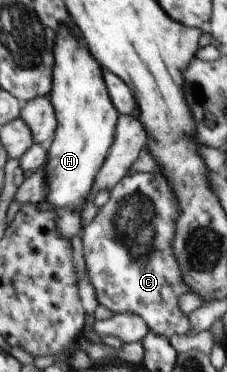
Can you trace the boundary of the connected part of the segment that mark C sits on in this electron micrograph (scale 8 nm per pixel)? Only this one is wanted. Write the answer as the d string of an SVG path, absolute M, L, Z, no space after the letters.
M131 172L125 176L110 192L109 201L99 209L99 213L94 219L86 226L83 227L83 247L85 250L86 264L88 265L88 275L95 292L97 293L97 301L106 308L112 309L116 314L122 314L127 312L133 312L140 315L149 324L150 331L153 330L155 333L166 335L169 339L173 335L192 334L191 323L189 323L189 317L179 309L179 297L185 295L187 292L192 290L188 286L188 283L184 280L183 270L180 266L180 261L177 259L176 253L174 252L174 243L176 239L176 223L179 220L179 204L175 199L175 193L171 191L167 179L161 175L161 173L153 172Z

